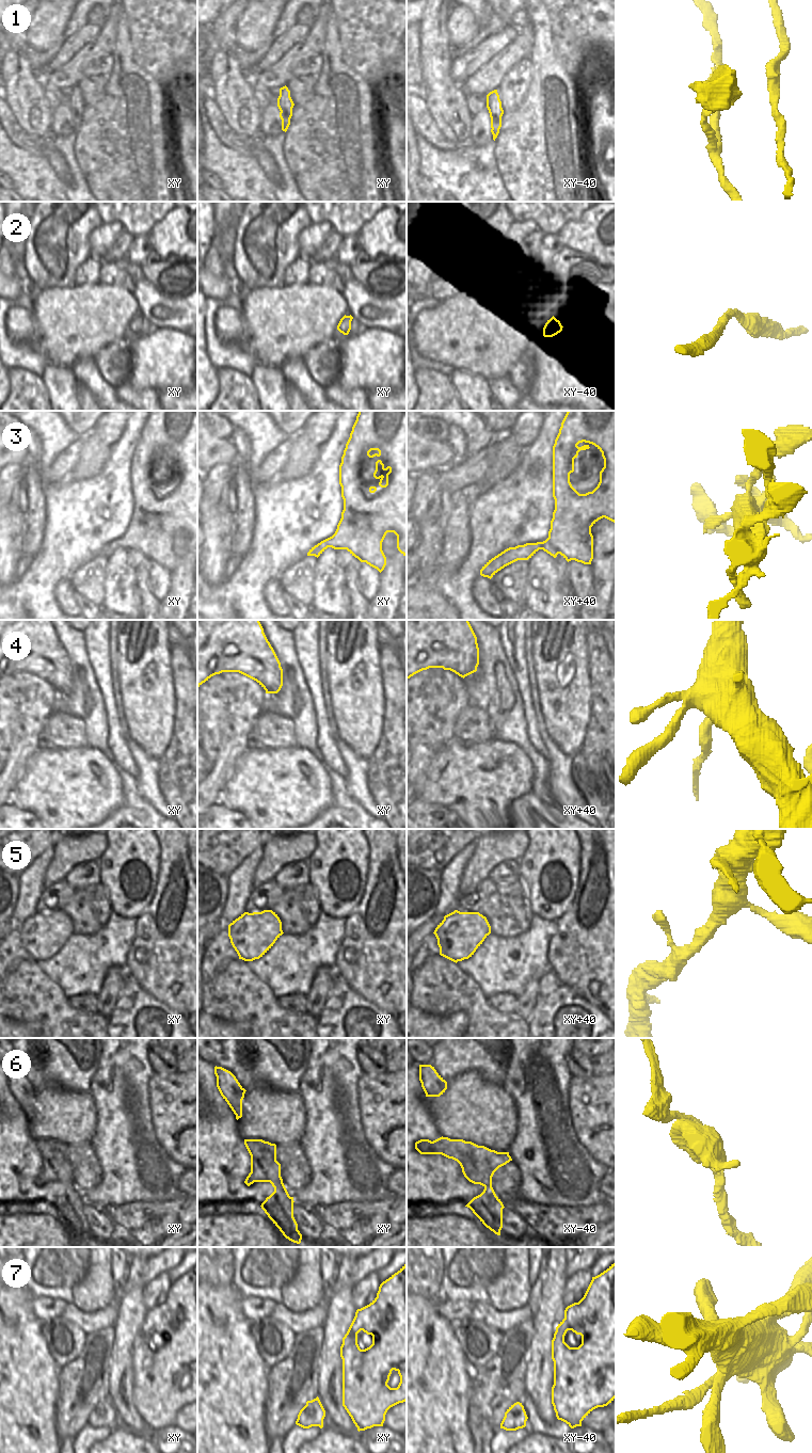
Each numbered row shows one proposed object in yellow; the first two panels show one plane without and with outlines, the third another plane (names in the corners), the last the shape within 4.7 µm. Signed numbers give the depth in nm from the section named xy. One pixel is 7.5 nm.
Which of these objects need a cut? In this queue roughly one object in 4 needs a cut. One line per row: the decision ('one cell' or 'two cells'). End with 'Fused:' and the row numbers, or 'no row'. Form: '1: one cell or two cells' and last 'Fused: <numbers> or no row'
1: two cells
2: one cell
3: one cell
4: two cells
5: one cell
6: two cells
7: two cells
Fused: 1, 4, 6, 7

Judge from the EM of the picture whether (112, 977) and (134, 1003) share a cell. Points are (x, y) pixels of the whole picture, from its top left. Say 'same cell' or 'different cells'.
different cells

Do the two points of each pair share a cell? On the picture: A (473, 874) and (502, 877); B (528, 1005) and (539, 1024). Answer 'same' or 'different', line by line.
A: different
B: different

